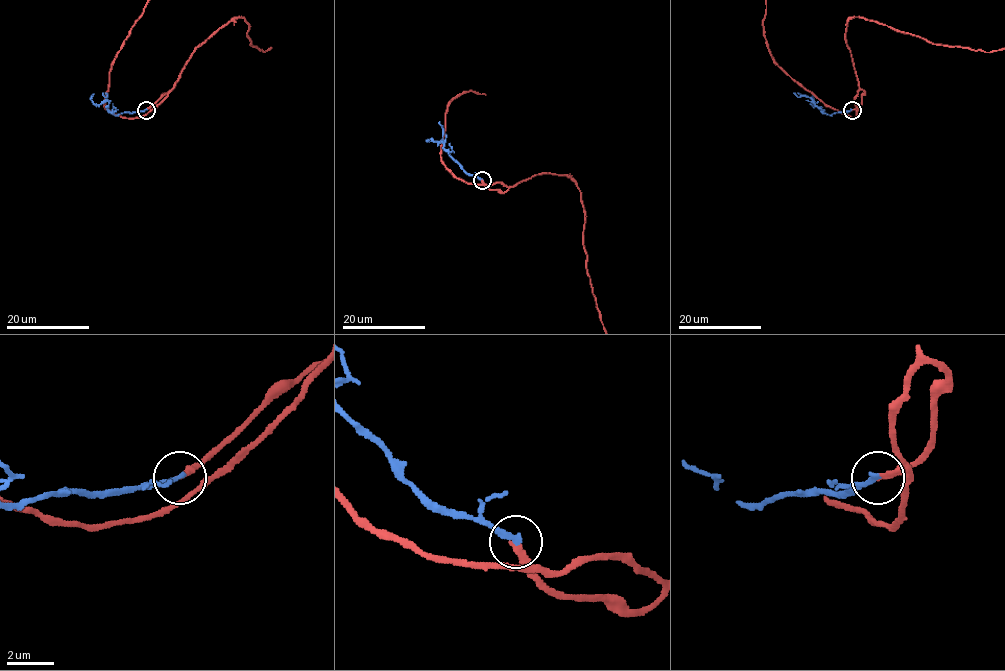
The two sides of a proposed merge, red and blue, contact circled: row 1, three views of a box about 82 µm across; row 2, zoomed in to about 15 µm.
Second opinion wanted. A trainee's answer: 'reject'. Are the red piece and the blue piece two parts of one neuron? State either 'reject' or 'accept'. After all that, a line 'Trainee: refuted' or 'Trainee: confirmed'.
accept
Trainee: refuted

